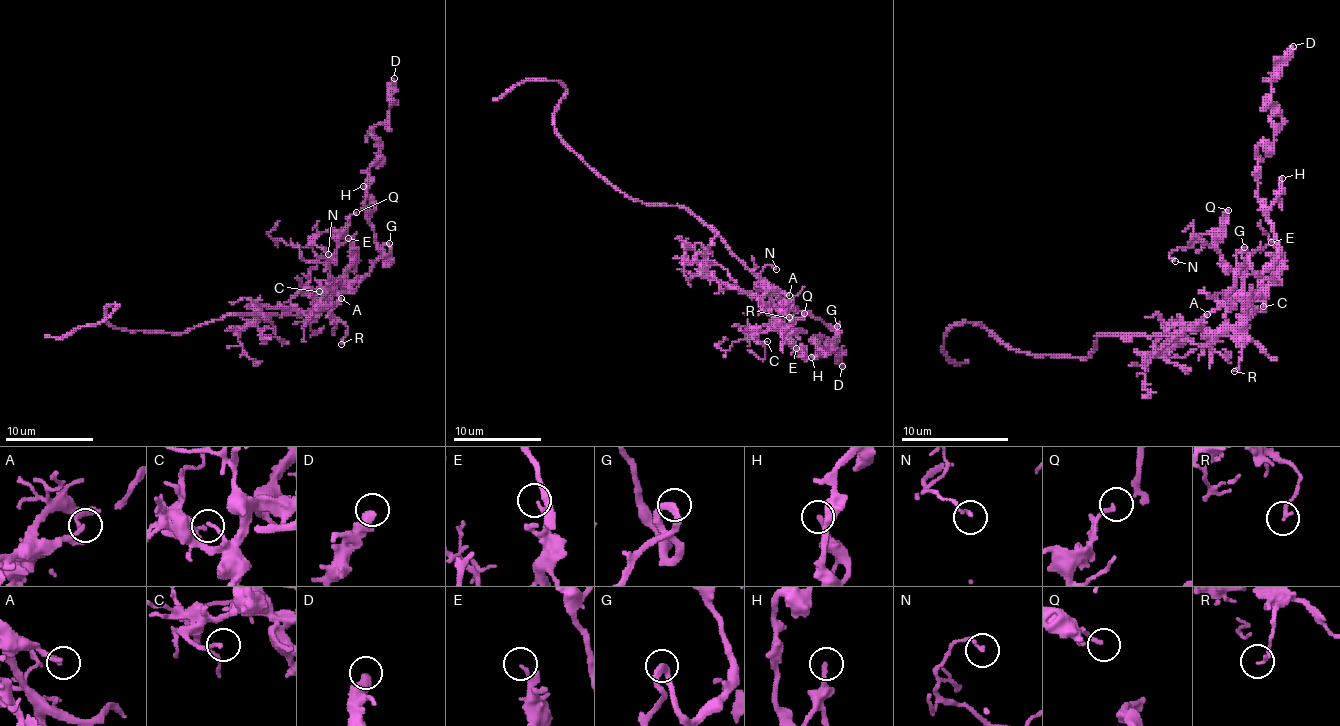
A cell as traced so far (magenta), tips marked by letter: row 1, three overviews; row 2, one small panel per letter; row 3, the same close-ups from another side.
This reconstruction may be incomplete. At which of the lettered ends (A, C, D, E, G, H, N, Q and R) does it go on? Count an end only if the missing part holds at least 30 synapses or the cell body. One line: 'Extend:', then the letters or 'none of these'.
Extend: none of these

